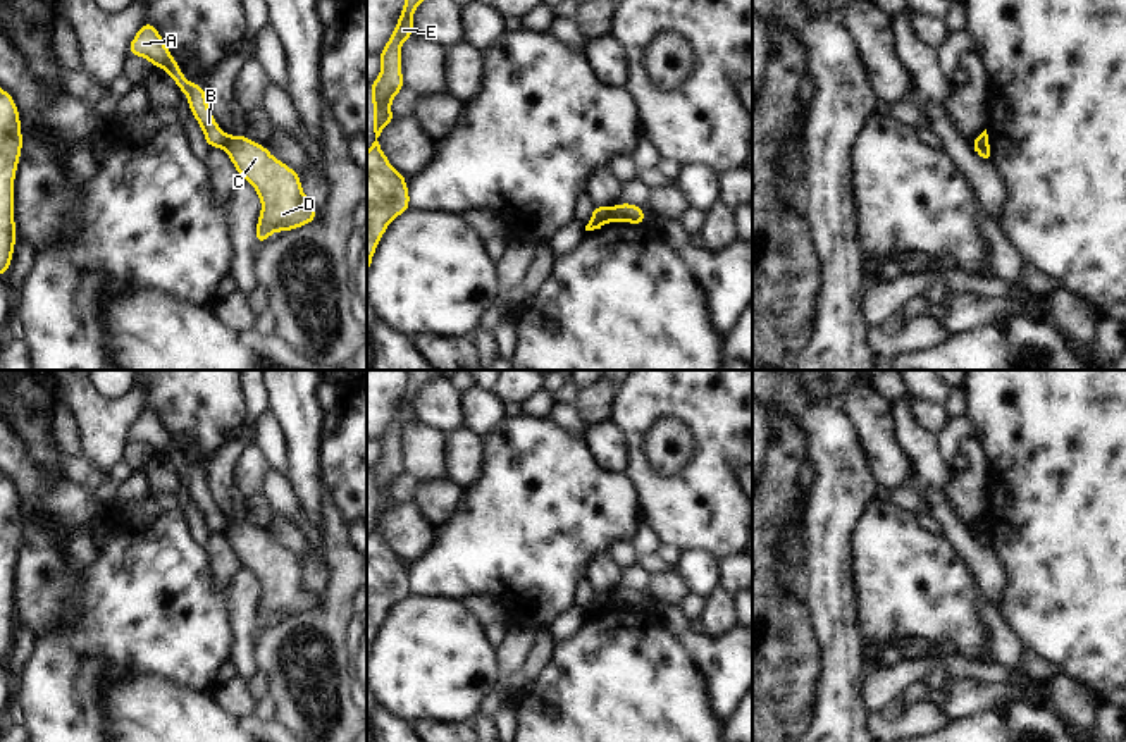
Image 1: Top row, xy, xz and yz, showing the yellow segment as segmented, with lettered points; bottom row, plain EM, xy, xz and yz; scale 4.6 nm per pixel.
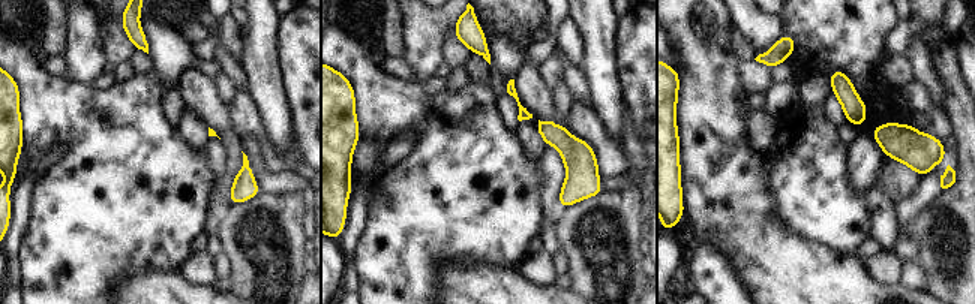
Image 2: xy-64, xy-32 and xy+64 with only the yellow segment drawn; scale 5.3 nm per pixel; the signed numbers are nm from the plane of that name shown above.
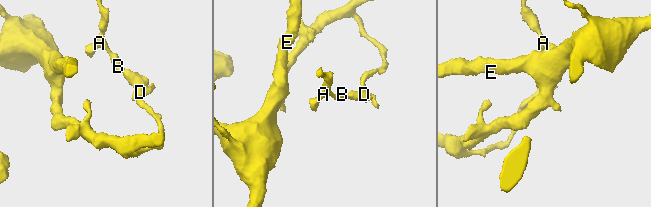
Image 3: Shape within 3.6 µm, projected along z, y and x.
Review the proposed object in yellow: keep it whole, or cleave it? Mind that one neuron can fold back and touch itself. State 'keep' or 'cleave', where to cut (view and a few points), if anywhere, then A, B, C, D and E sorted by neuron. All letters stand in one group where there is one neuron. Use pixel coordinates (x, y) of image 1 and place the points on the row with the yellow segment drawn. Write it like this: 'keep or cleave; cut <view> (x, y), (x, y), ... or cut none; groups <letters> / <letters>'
cleave; cut xy (229, 136), (222, 147); groups A B / C D E

